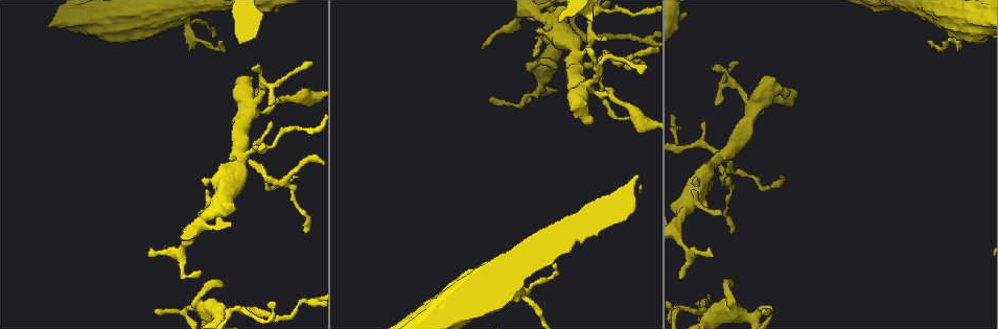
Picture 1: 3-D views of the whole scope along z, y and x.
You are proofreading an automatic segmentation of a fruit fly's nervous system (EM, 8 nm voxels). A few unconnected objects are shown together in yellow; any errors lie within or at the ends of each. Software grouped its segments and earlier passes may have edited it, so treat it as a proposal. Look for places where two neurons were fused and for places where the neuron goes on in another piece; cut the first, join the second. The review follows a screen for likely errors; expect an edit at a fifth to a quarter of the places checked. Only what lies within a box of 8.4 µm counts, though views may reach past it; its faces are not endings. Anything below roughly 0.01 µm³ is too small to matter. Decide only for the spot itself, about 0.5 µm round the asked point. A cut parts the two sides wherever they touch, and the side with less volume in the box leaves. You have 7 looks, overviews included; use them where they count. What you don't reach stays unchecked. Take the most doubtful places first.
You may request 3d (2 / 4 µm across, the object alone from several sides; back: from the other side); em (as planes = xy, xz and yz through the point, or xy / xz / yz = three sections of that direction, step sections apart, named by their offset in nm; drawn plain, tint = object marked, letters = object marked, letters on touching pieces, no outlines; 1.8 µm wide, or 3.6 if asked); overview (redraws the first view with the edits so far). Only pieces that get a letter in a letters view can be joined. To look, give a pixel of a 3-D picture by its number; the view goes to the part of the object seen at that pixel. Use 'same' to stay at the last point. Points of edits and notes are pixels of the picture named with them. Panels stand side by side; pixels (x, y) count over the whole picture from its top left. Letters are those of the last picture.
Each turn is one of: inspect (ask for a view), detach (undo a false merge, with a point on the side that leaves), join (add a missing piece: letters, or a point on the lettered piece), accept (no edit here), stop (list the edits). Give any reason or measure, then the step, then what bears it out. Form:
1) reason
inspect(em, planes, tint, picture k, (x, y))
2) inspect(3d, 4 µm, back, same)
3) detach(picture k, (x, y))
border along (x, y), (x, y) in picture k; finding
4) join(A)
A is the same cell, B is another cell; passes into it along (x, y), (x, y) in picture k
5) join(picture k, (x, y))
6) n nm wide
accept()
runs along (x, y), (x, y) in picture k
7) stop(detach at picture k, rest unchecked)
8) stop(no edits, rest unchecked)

free end
inspect(3d, 2 µm, picture 1, (555, 66))

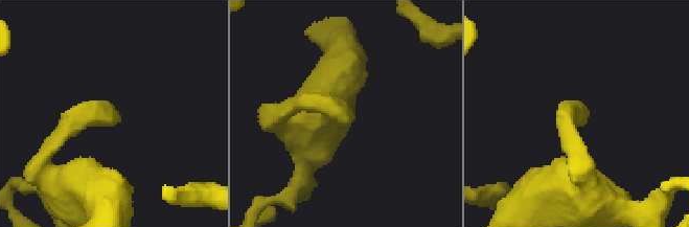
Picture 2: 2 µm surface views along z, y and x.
now the EM
inspect(em, yz, step 8, tint, picture 2, (582, 123))

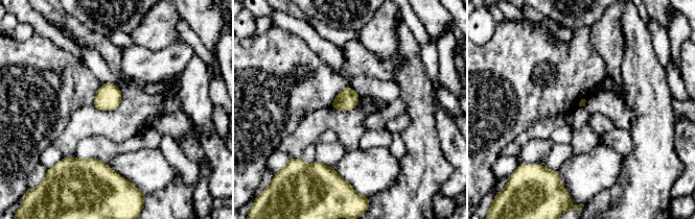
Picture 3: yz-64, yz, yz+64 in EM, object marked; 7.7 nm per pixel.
inspect(em, planes, letters, same)

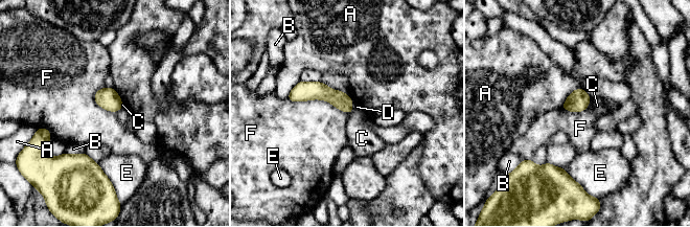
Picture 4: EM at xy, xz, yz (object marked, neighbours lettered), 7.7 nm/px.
accept()
A, B, C, D, E and F are other cells; border along (288, 98), (325, 99), (349, 113) in picture 4; no lettered piece goes on from it

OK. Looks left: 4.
sudden change in width
inspect(em, xy, step 8, tint, picture 1, (721, 158))

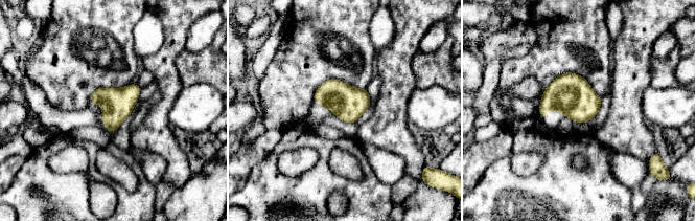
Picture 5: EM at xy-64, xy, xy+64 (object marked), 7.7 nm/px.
see the neighbours
inspect(em, xy, step 8, letters, same)

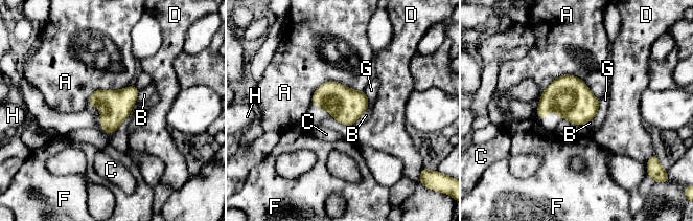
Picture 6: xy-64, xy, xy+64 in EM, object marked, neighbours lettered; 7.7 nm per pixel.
240 nm wide
accept()
A, B, C, D, F, G and H are other cells; border along (368, 108), (352, 125) in picture 6; all the same neuron

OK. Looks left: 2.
thin end
inspect(3d, 4 µm, picture 1, (764, 310))

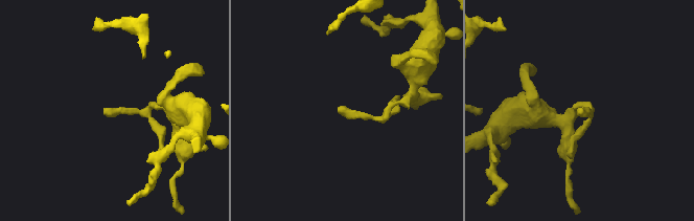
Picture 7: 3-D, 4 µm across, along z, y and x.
inspect(em, planes, letters, picture 7, (579, 108))

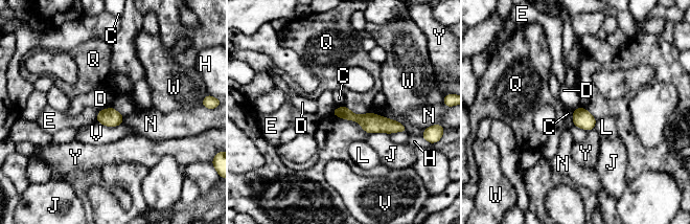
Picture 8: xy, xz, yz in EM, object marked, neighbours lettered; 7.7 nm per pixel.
90 nm wide
accept()
C, D, E, H, J, L, N, Q, V, W and Y are other cells; border along (111, 106), (98, 110) in picture 8; no lettered piece goes on from it

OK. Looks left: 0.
stop(no edits, rest unchecked)

